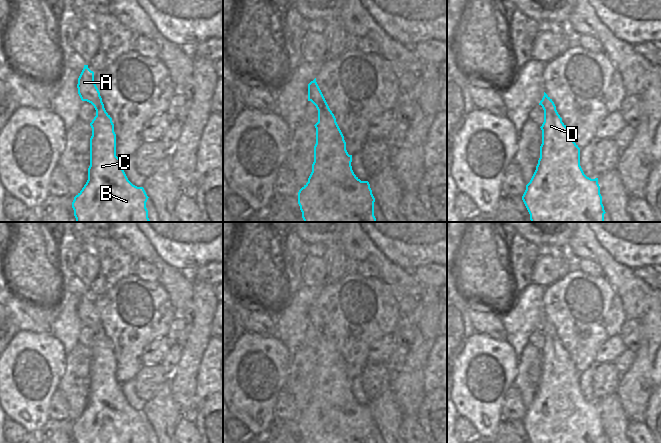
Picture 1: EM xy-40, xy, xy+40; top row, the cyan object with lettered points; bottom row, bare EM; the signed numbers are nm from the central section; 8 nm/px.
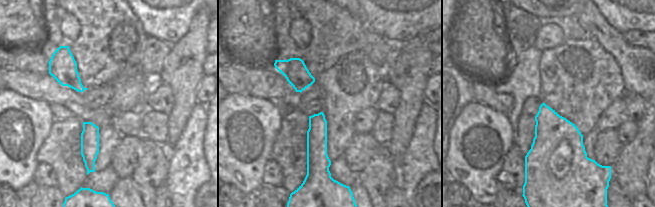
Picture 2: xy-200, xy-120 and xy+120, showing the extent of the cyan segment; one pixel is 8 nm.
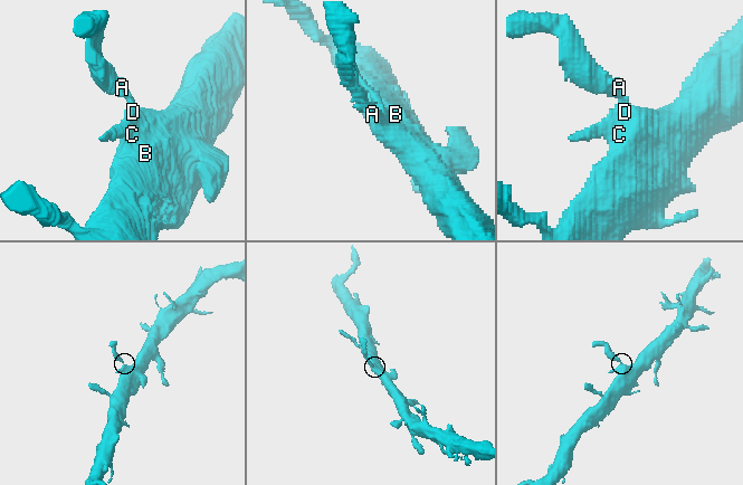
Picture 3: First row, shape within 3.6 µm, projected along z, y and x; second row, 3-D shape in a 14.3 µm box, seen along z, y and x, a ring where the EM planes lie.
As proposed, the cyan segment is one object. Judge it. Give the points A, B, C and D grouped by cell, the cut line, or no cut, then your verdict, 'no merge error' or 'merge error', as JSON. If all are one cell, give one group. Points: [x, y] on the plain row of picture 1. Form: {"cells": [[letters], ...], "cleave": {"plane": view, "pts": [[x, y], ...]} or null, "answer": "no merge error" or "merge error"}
{"cells": [["A", "B", "C", "D"]], "cleave": null, "answer": "no merge error"}

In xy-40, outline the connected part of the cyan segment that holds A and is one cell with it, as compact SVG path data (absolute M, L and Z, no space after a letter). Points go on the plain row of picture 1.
M84 289L78 302L78 318L82 325L91 327L96 340L90 347L90 390L88 404L74 421L72 432L76 443L149 443L146 426L148 420L143 411L133 409L127 402L122 385L116 380L116 358L112 342L106 336L100 316L94 306L94 296Z

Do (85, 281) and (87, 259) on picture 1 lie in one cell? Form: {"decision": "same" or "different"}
{"decision": "same"}

